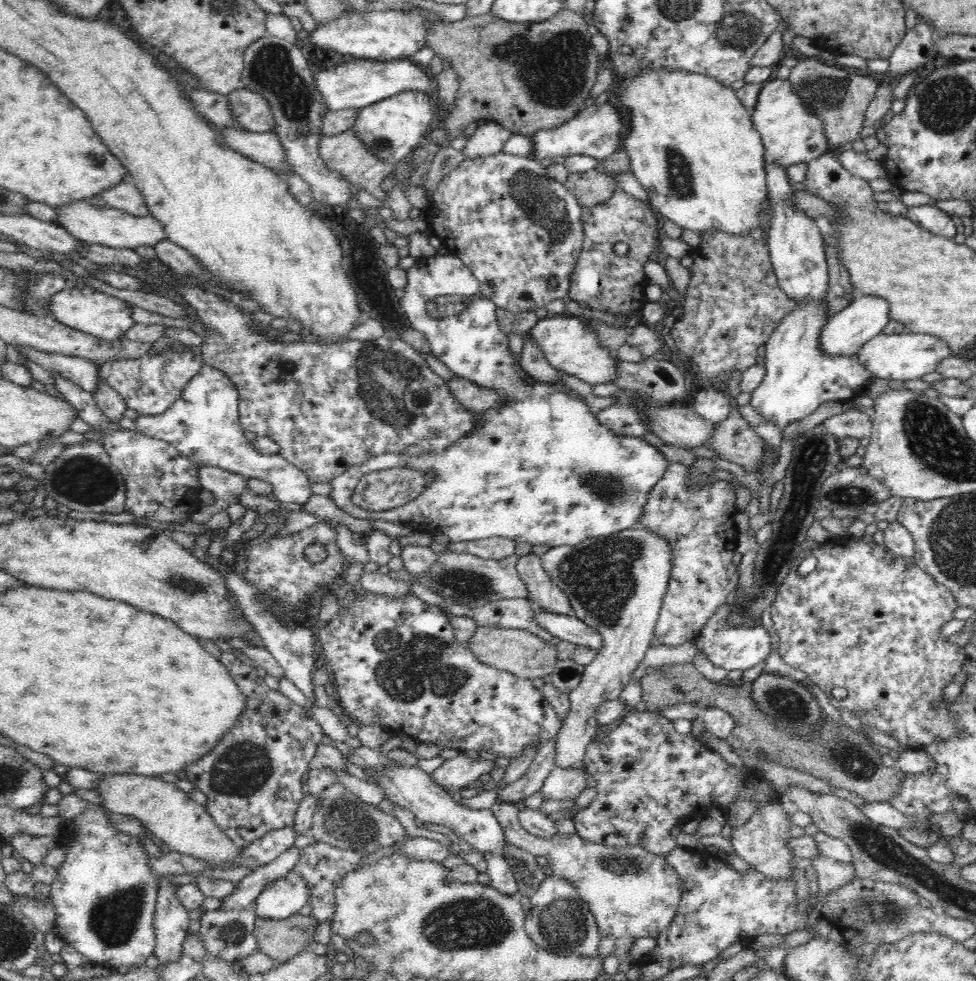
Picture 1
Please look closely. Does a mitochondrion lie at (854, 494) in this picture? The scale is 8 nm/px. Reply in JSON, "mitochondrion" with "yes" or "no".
{"mitochondrion":"yes"}

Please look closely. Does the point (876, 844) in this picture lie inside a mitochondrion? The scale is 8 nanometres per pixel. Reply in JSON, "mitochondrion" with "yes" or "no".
{"mitochondrion":"yes"}

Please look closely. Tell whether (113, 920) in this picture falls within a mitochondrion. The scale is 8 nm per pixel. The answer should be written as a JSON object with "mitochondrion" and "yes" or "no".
{"mitochondrion":"yes"}

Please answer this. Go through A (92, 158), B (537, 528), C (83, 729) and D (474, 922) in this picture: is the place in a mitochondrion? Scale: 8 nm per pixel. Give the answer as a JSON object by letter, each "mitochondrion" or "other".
{"A":"mitochondrion","B":"other","C":"other","D":"mitochondrion"}

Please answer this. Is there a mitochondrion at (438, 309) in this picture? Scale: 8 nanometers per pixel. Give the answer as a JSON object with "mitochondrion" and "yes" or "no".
{"mitochondrion":"yes"}

